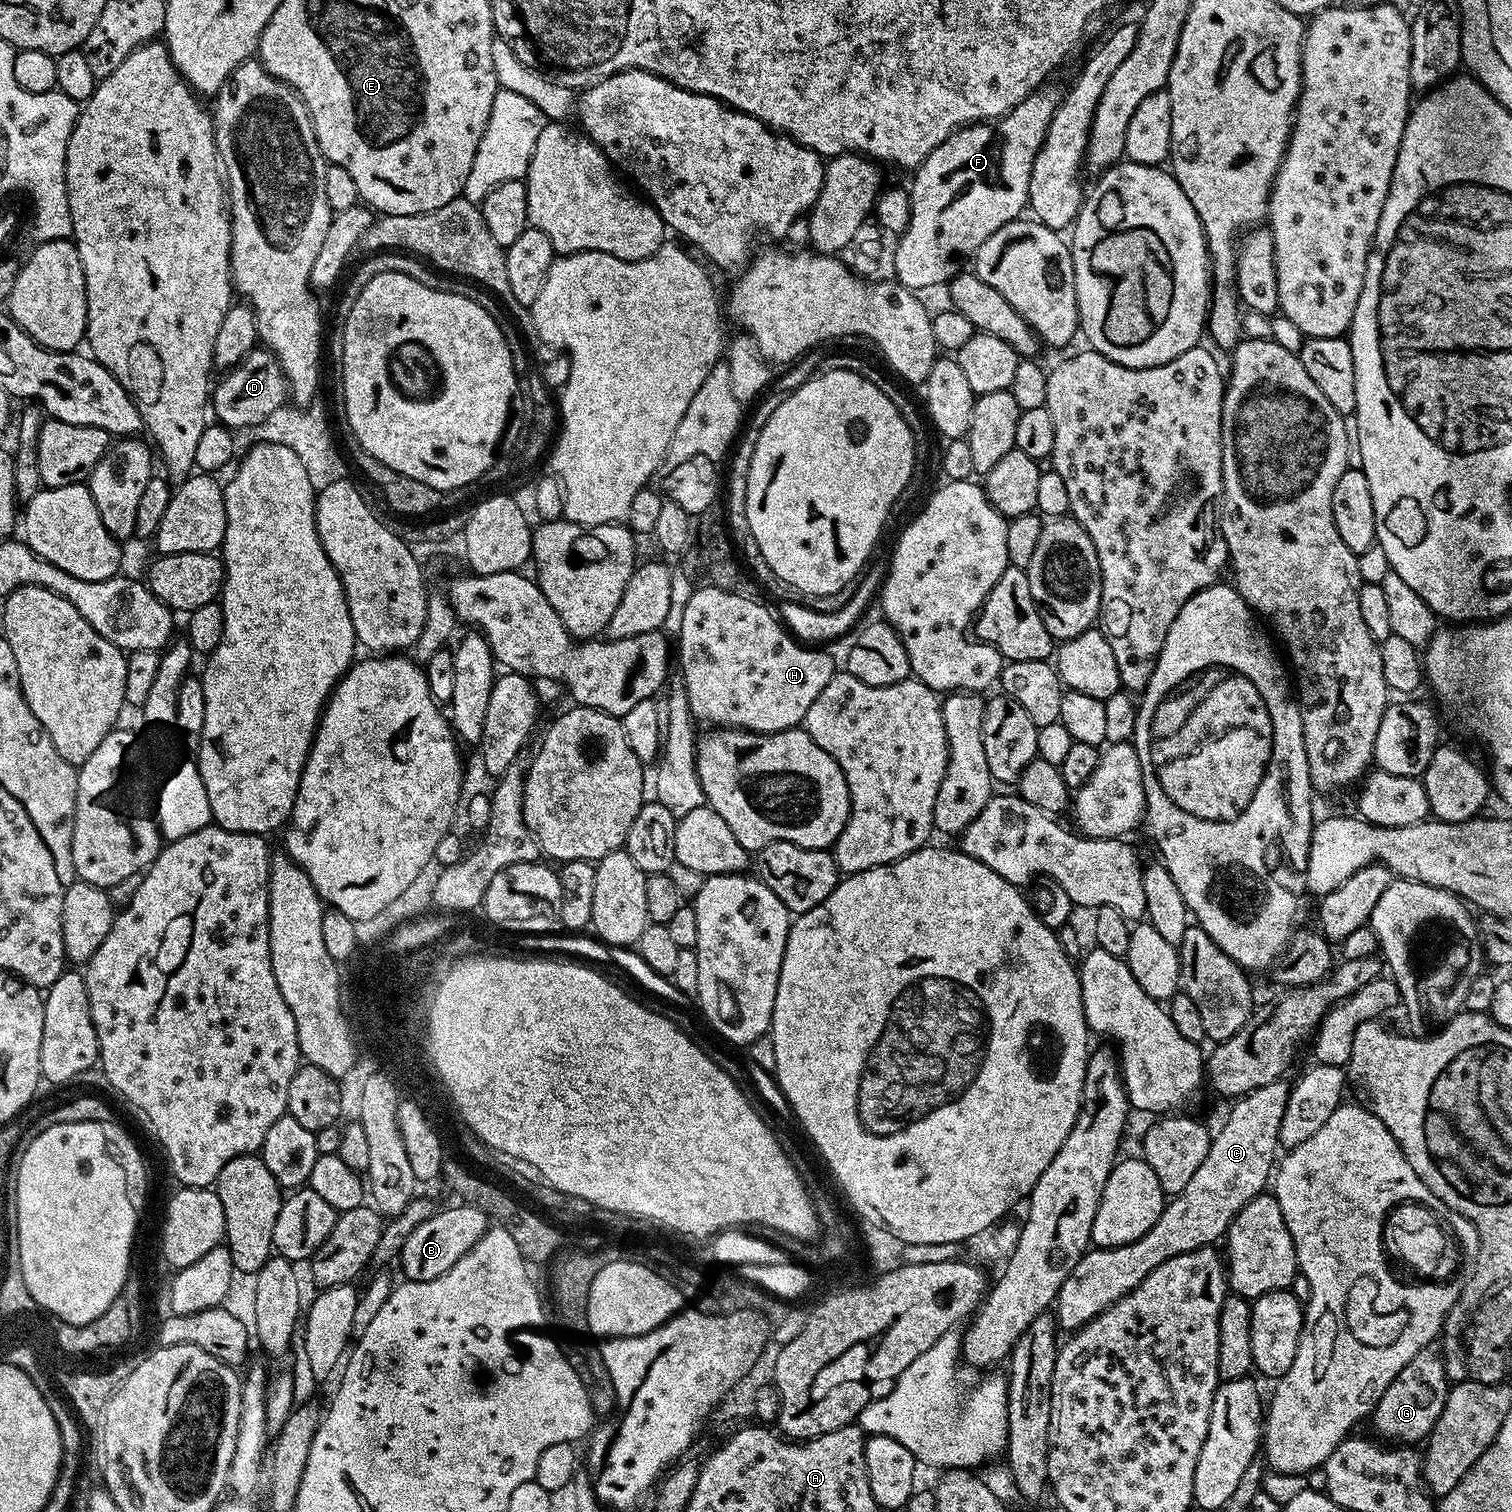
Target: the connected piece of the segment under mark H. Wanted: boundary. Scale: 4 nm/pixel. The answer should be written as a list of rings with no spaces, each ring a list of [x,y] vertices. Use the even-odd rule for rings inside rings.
[[[715,586],[707,587],[697,587],[686,604],[678,637],[680,668],[684,671],[683,691],[687,695],[692,716],[712,719],[720,726],[739,726],[754,732],[784,732],[787,728],[797,727],[810,710],[814,698],[822,694],[826,682],[830,682],[834,674],[831,658],[819,652],[816,649],[819,647],[803,648],[799,639],[791,640],[788,637],[791,635],[782,627],[781,621],[774,618],[773,609],[771,612],[763,608],[758,601],[751,600],[751,595],[724,592]]]

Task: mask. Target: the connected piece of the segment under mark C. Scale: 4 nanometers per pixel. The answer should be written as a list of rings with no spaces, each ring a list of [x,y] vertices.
[[[1275,1080],[1266,1086],[1255,1088],[1245,1096],[1239,1097],[1236,1104],[1228,1112],[1224,1125],[1215,1129],[1212,1137],[1212,1145],[1202,1162],[1194,1178],[1190,1178],[1186,1190],[1182,1190],[1177,1196],[1171,1197],[1165,1203],[1158,1222],[1142,1238],[1138,1238],[1132,1244],[1118,1246],[1117,1248],[1096,1248],[1085,1252],[1084,1257],[1074,1266],[1074,1270],[1066,1278],[1062,1290],[1056,1296],[1054,1315],[1061,1329],[1079,1330],[1093,1320],[1095,1316],[1105,1312],[1109,1306],[1127,1292],[1133,1292],[1137,1286],[1162,1262],[1166,1262],[1172,1256],[1178,1256],[1182,1252],[1192,1252],[1196,1248],[1206,1248],[1215,1245],[1216,1239],[1223,1237],[1232,1225],[1235,1216],[1239,1216],[1241,1210],[1248,1207],[1249,1202],[1255,1196],[1265,1191],[1267,1180],[1271,1179],[1275,1164],[1276,1152],[1279,1149],[1279,1130],[1282,1124],[1282,1116],[1286,1110],[1287,1100],[1290,1096],[1289,1083],[1284,1080]]]

